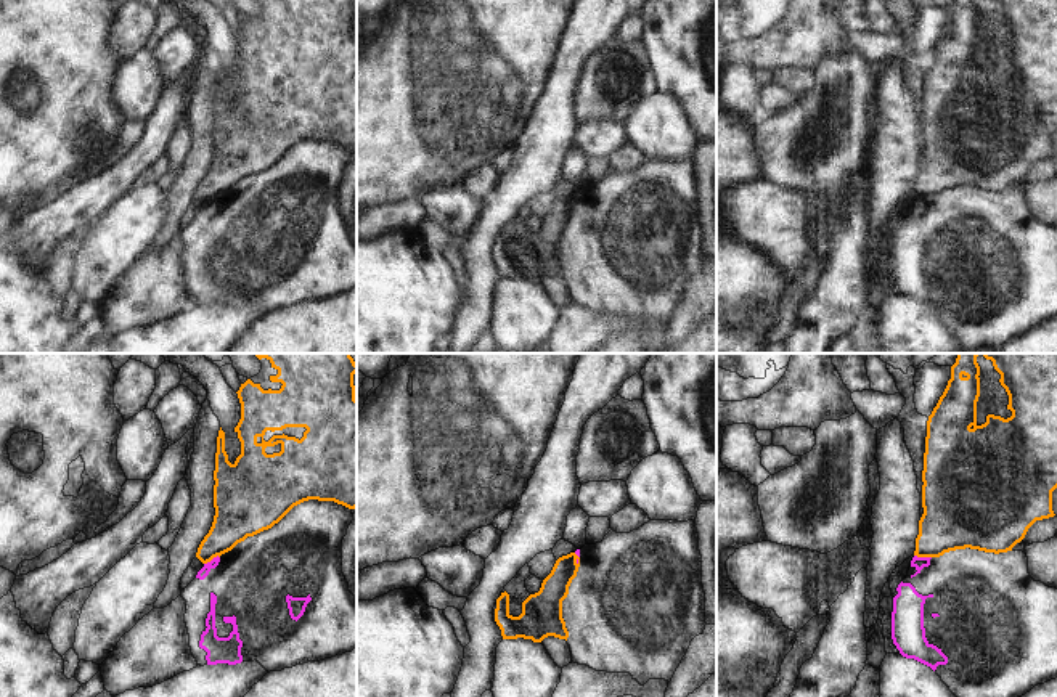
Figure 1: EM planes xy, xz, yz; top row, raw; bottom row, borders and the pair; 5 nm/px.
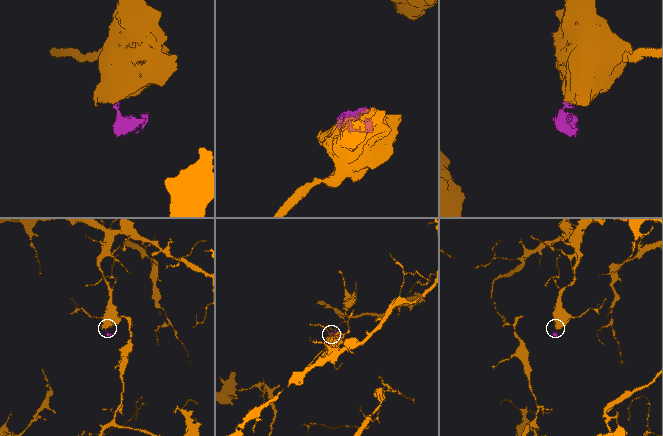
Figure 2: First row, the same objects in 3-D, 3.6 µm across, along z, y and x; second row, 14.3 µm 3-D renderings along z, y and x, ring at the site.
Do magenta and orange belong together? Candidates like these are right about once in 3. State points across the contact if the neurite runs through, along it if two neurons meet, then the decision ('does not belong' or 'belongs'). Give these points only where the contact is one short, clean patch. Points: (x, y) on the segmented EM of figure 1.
border yz (914, 554), (930, 558); does not belong

